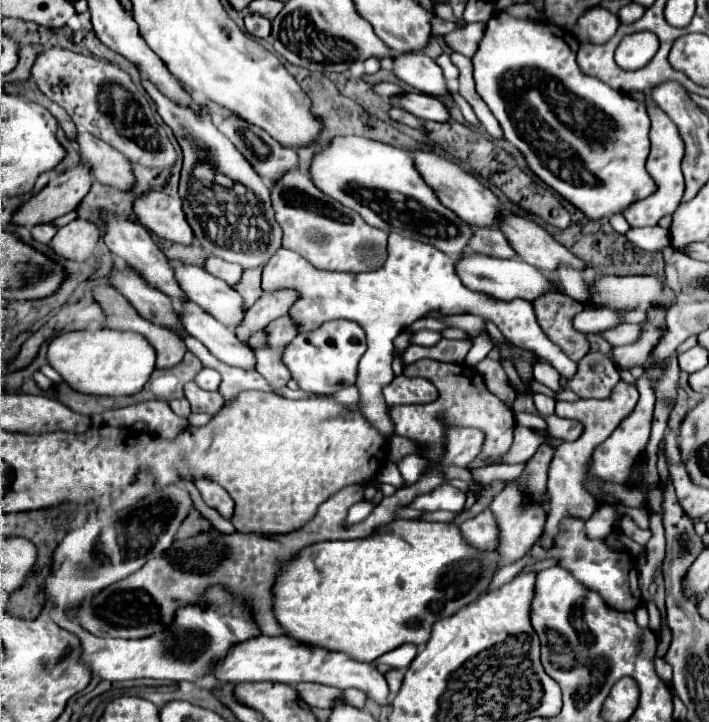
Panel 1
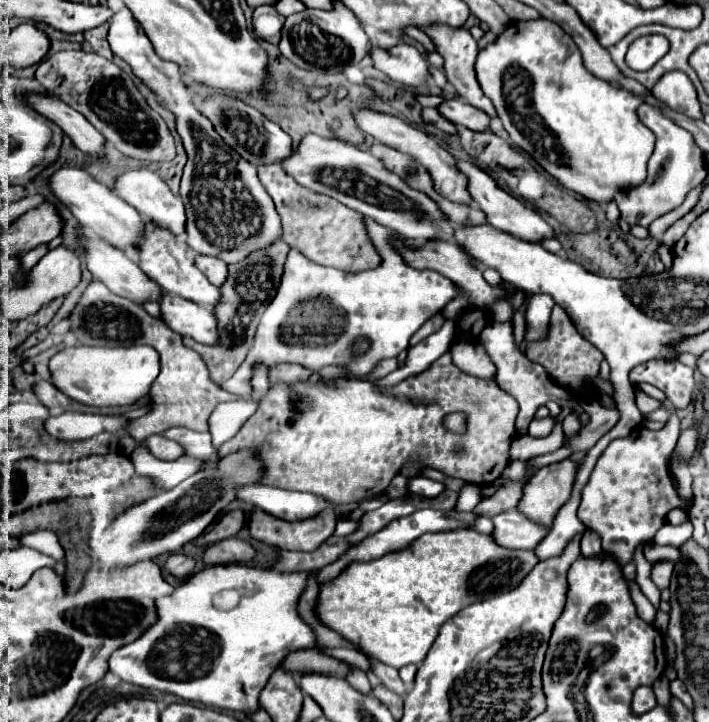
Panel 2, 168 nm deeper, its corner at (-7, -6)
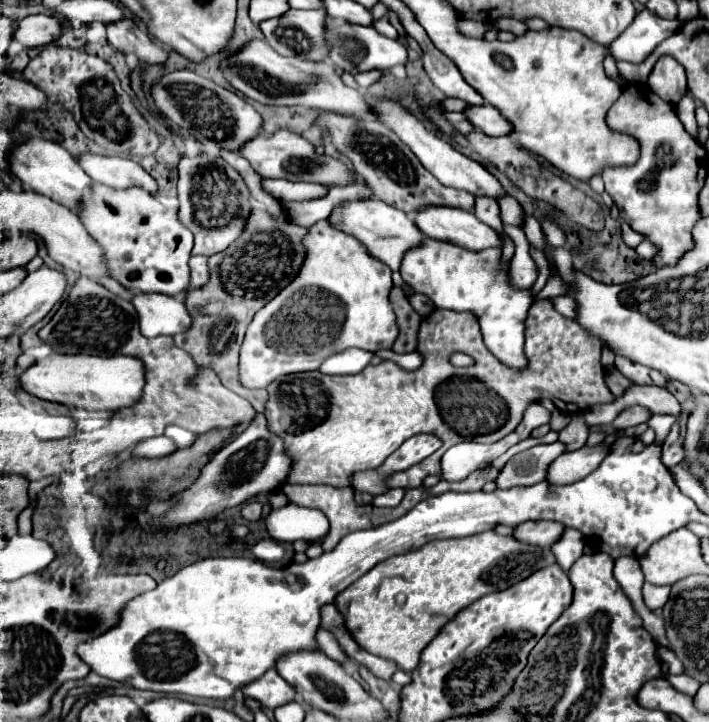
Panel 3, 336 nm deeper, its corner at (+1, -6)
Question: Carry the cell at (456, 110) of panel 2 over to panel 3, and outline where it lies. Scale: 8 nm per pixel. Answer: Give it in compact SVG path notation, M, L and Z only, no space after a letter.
M480 105L480 107L470 107L464 111L468 115L468 119L480 127L486 135L494 135L494 137L500 137L500 135L510 135L514 129L512 129L512 123L500 115L500 111L492 105Z

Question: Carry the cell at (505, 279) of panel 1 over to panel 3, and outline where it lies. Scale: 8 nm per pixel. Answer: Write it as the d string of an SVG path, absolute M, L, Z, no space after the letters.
M380 199L340 201L338 205L334 205L332 213L328 215L328 221L336 229L340 229L342 233L348 233L354 239L358 239L366 247L368 255L386 263L392 271L400 269L400 261L402 261L402 255L406 253L406 249L410 249L414 245L420 245L420 239L424 237L420 233L420 229L406 217L404 211L400 211L392 205L386 205Z

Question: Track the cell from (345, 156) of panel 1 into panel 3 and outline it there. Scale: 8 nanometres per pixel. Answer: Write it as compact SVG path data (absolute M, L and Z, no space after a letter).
M260 131L256 137L252 137L252 141L246 141L238 153L244 159L248 159L252 169L262 177L308 181L308 183L322 183L322 185L350 185L350 183L364 181L362 177L350 175L340 161L326 155L316 155L314 145L310 141L290 131L276 131L272 135Z

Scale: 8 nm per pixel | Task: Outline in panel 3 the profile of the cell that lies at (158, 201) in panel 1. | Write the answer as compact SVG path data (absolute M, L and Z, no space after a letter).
M82 153L78 157L80 167L88 177L96 183L128 189L128 187L144 187L150 193L156 193L156 181L132 159L124 157L104 157L96 153Z

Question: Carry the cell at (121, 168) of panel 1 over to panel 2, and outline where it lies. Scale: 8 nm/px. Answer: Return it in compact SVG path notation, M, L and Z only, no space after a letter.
M26 95L28 105L32 105L38 113L46 115L50 121L54 121L74 143L76 149L84 153L100 153L104 149L106 141L104 137L90 125L88 119L84 119L78 111L74 111L64 101L50 97L50 95Z

